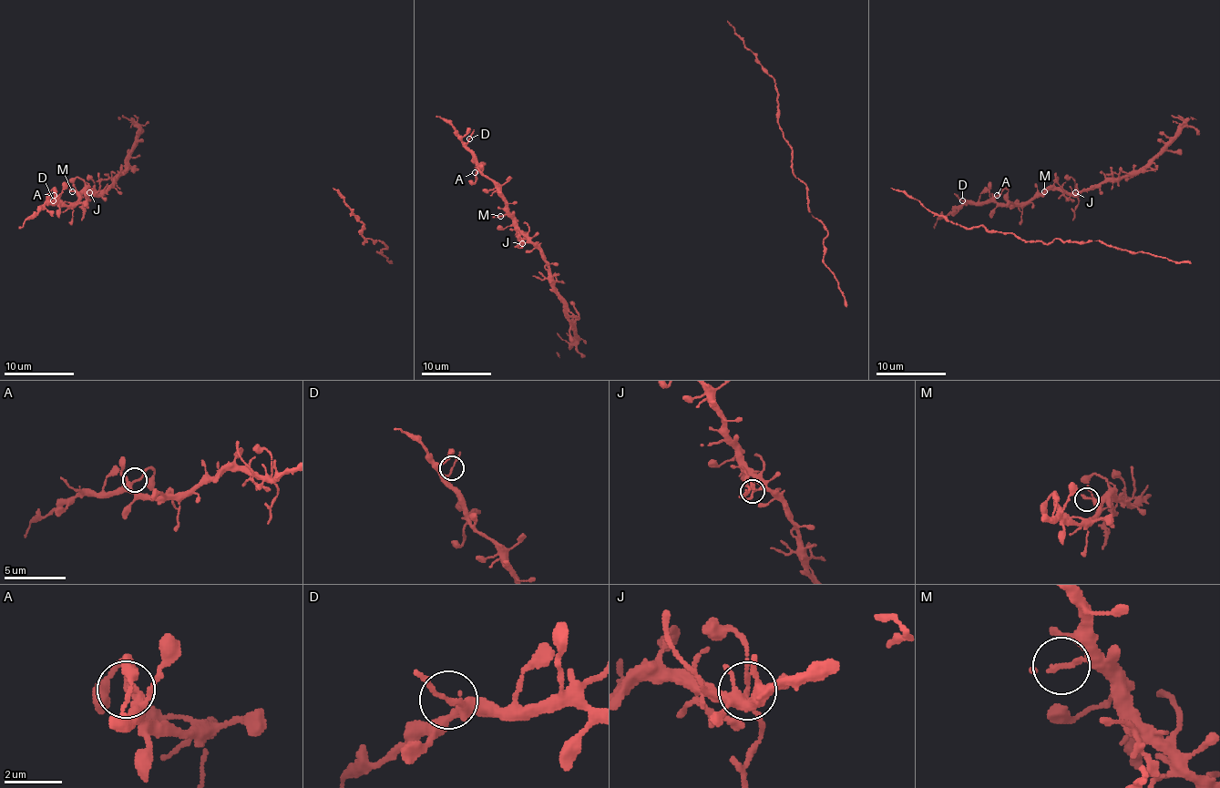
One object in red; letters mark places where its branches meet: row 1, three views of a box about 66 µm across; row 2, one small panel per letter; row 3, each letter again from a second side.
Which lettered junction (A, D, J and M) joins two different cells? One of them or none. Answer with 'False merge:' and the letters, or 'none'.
False merge: J

